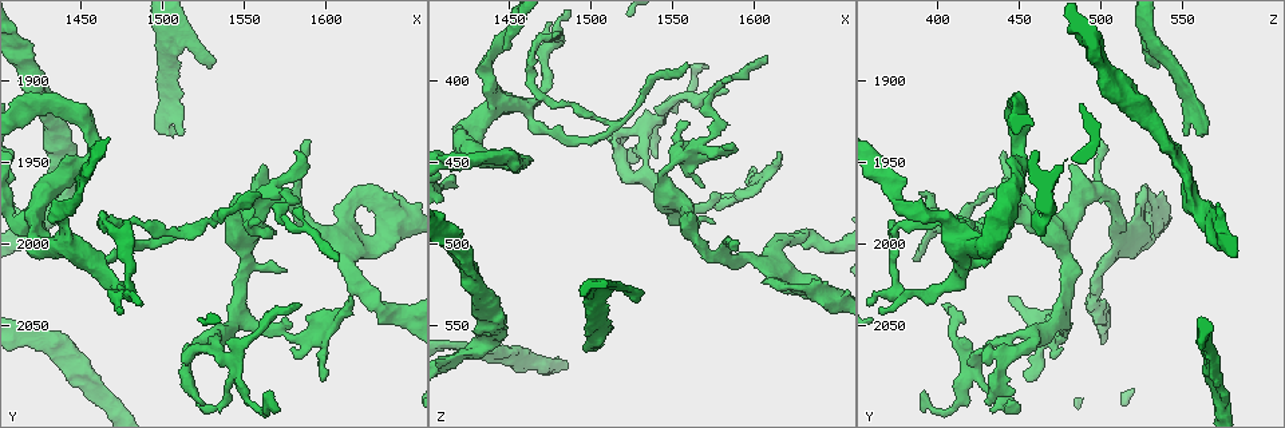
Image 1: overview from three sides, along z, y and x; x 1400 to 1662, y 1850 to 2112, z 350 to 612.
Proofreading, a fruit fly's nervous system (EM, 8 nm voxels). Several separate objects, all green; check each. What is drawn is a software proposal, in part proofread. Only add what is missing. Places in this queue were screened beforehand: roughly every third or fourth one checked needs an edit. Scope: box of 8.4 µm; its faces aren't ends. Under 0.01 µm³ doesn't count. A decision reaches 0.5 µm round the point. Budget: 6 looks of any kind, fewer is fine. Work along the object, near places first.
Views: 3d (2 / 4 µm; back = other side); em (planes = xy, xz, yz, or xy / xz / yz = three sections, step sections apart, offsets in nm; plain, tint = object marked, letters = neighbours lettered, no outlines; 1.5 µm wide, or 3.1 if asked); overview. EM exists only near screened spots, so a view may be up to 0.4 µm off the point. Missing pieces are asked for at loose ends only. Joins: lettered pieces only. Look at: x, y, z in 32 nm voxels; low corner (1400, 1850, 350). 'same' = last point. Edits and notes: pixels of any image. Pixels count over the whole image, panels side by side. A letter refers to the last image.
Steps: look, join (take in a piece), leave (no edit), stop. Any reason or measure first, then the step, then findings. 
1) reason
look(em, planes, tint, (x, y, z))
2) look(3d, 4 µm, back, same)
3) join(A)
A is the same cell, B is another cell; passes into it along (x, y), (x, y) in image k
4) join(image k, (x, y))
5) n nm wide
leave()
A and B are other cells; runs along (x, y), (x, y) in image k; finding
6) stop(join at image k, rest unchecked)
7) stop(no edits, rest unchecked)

an open end
look(3d, 2 µm, (1566, 2090, 392))

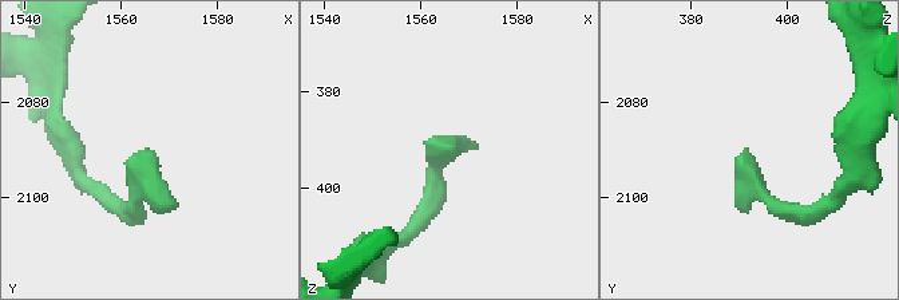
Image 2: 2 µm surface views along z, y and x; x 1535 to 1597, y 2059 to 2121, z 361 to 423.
look(em, planes, plain, (1568, 2091, 393))

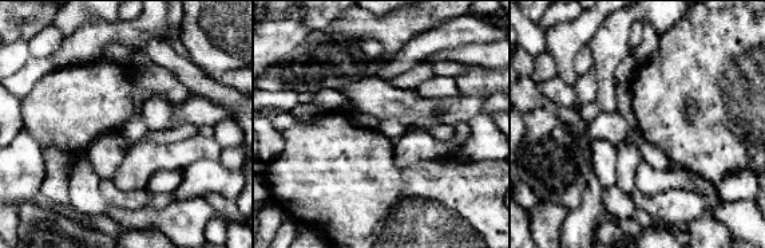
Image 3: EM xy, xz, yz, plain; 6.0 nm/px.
what lies round it
look(em, planes, letters, same)

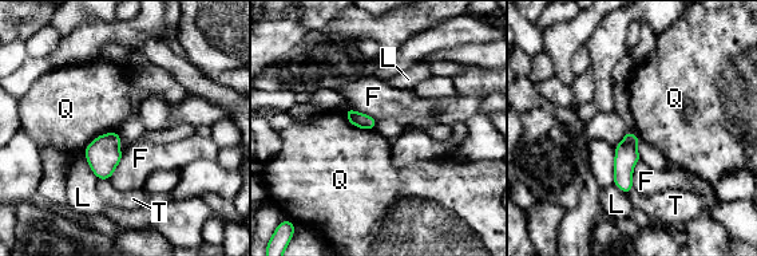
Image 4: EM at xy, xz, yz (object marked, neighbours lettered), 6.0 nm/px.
90 nm wide
leave()
F, L, Q and T are other cells; no lettered piece goes on from it

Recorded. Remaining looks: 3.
tapers out
look(em, xy, step 4, tint, (1584, 2038, 406))

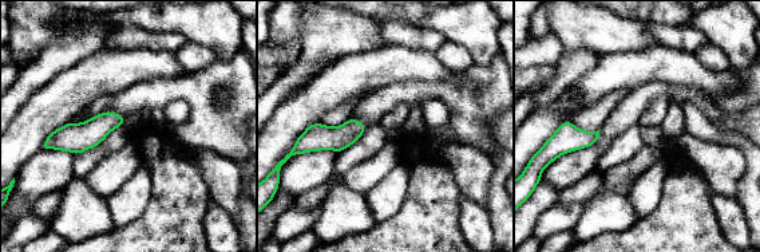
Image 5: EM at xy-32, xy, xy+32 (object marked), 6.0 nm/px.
look(em, planes, letters, same)

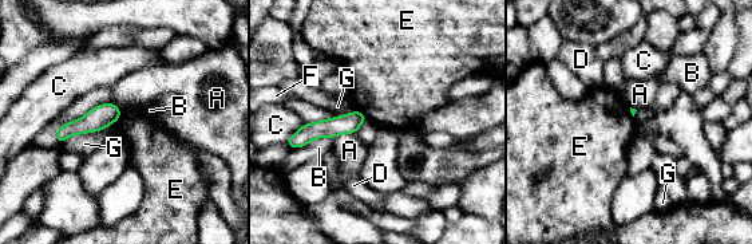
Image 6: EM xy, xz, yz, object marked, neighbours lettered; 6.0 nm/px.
leave()
A, B, C, D, E, F and G are other cells; none of them fits

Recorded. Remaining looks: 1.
stop(no edits, rest unchecked)

